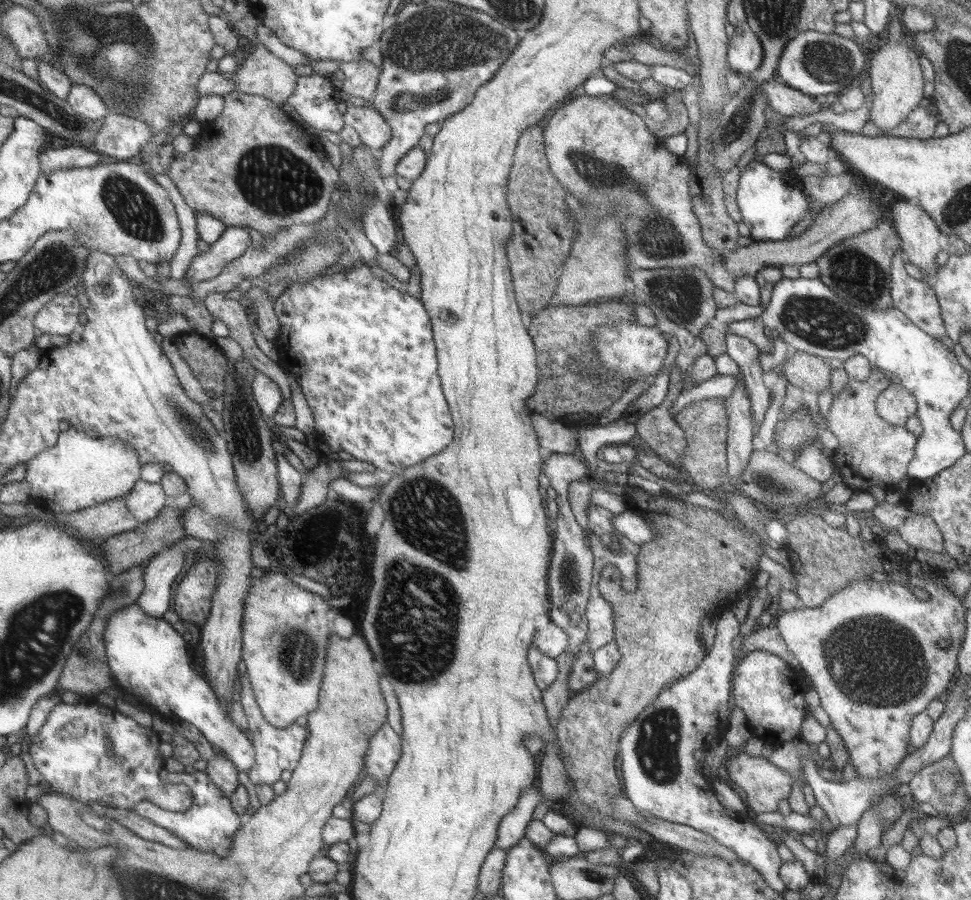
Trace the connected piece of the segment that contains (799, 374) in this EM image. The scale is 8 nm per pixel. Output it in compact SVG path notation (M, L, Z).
M789 350L781 366L788 382L806 392L818 395L827 394L831 383L832 368L820 356L810 355L799 350Z

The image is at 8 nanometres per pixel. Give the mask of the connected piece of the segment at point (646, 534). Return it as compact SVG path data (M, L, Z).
M630 509L615 514L611 521L622 536L639 545L650 542L657 535L655 528L648 519Z

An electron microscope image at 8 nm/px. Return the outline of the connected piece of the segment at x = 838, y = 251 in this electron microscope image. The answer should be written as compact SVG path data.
M887 219L880 220L874 228L845 238L833 244L816 260L819 278L837 292L842 299L866 310L884 311L892 308L891 262L901 238Z

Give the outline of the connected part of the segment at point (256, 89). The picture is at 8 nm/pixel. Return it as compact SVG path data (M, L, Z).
M262 43L245 54L233 74L236 91L264 96L282 105L292 96L297 79L294 67L276 57Z

